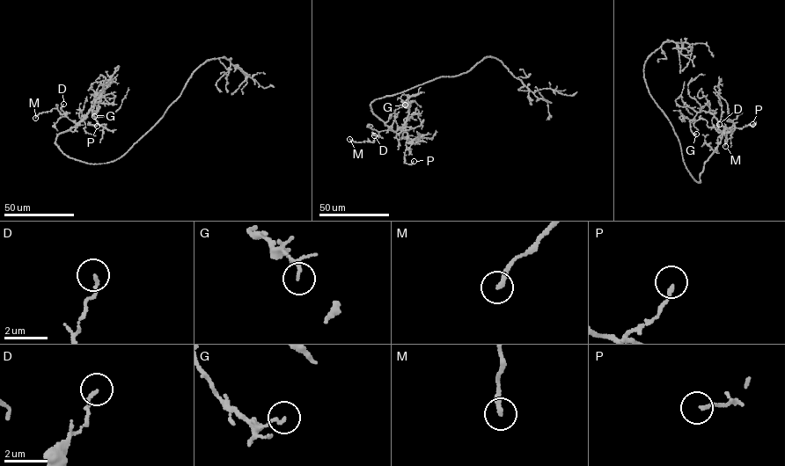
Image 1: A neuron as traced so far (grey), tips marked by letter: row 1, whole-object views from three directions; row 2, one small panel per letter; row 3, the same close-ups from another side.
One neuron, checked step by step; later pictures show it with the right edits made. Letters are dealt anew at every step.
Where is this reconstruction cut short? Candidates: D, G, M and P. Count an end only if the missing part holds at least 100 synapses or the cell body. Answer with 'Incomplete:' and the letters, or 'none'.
Incomplete: none

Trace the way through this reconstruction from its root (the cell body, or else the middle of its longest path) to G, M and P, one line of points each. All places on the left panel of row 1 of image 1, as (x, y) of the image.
G: (126, 153), (93, 164), (62, 151), (56, 135), (82, 120), (99, 97), (94, 116)
M: (126, 153), (114, 161), (97, 163), (69, 157), (55, 143), (55, 139), (76, 123), (56, 108), (35, 118)
P: (126, 153), (91, 163), (69, 157), (55, 143), (91, 110), (98, 124), (88, 125), (97, 126)

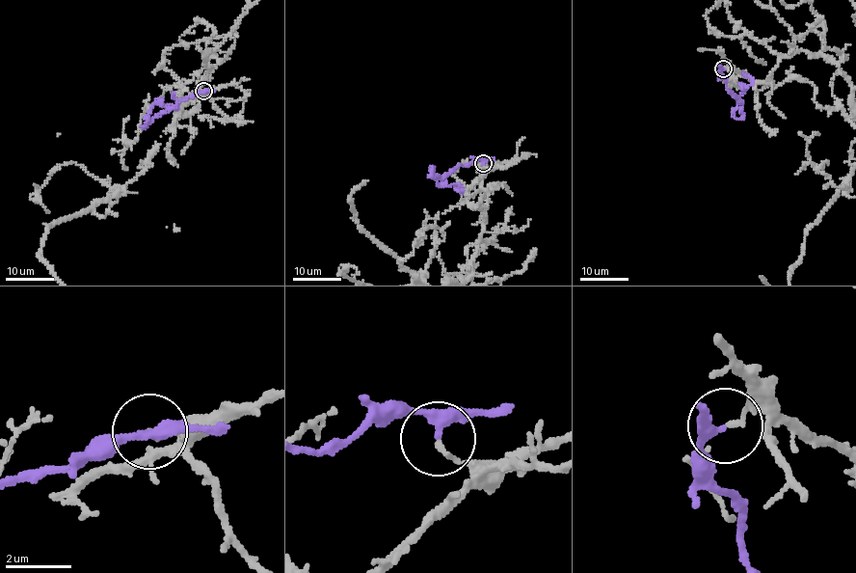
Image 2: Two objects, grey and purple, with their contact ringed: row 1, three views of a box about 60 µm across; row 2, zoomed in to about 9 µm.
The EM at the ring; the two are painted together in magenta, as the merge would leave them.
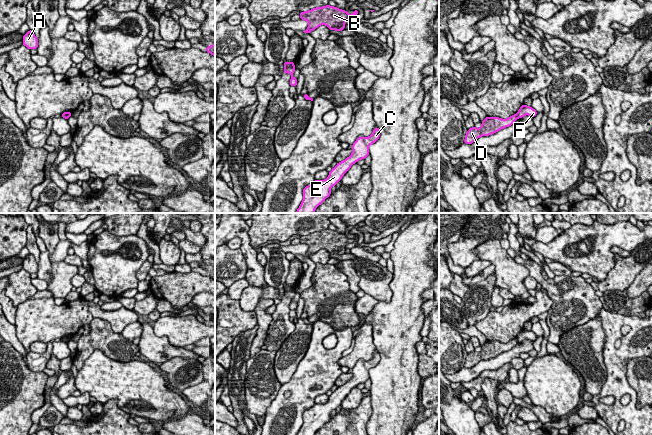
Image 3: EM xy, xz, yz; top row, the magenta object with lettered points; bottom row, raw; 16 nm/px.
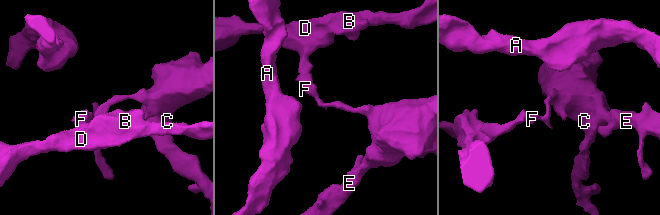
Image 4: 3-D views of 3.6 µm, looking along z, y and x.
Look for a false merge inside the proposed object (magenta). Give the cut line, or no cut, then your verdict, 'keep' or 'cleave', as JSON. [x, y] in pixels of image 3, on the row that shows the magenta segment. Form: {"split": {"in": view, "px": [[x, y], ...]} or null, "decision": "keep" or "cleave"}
{"split": {"in": "yz", "px": [[516, 114], [519, 117]]}, "decision": "cleave"}

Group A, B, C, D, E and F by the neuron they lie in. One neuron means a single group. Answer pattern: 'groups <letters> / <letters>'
groups A B D / C E F

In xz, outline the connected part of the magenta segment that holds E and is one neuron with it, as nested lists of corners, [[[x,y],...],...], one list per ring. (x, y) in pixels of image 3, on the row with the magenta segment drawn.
[[[378,127],[374,128],[369,137],[359,137],[352,145],[352,154],[337,165],[329,172],[325,180],[315,180],[303,189],[303,201],[296,213],[314,213],[315,209],[324,202],[332,193],[330,189],[341,181],[343,175],[350,167],[361,159],[369,155],[369,146],[375,143],[380,137]]]

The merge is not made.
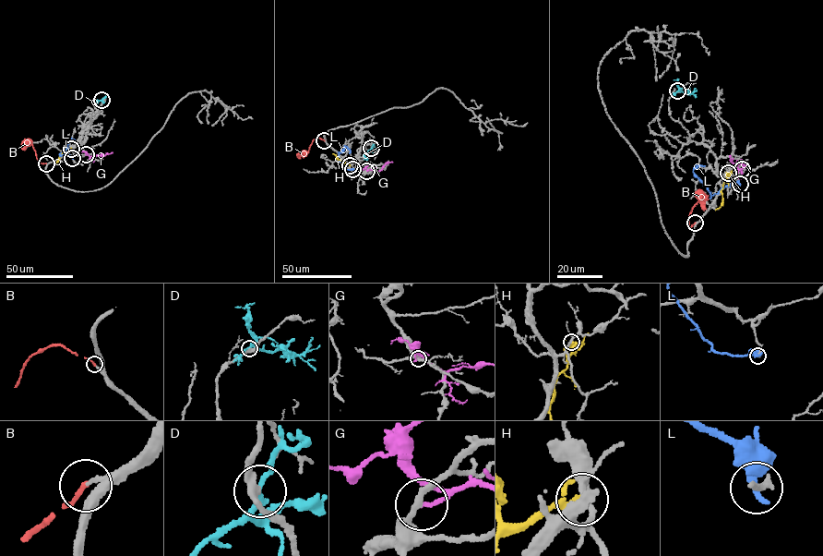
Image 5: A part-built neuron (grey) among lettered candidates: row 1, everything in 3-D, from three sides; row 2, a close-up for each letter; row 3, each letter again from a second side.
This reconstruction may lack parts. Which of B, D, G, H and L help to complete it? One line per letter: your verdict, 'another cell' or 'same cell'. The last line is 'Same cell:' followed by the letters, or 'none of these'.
B: same cell
D: another cell
G: another cell
H: another cell
L: another cell
Same cell: B

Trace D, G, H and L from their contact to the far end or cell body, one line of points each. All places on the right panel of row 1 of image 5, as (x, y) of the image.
D: (677, 91), (687, 91), (696, 97)
G: (742, 170), (744, 163), (733, 163), (731, 155)
H: (727, 173), (721, 190), (722, 204), (715, 210)
L: (740, 185), (737, 181), (733, 182), (711, 195), (693, 172), (698, 165), (704, 165)

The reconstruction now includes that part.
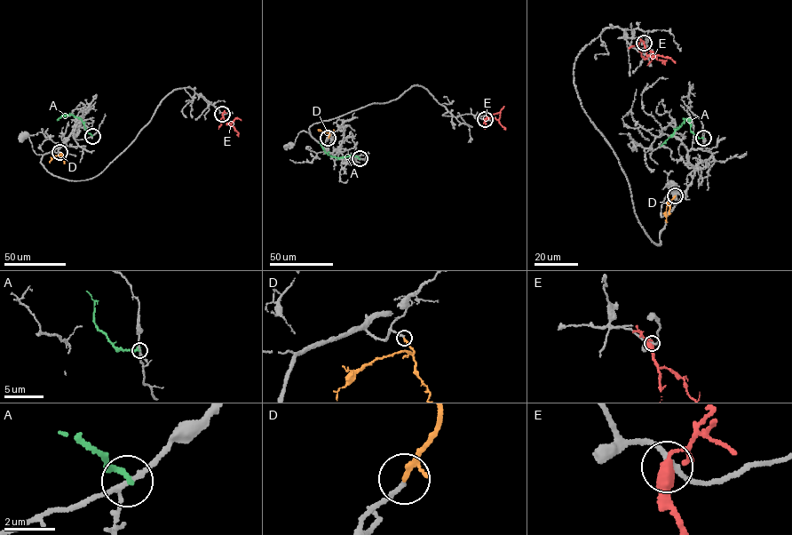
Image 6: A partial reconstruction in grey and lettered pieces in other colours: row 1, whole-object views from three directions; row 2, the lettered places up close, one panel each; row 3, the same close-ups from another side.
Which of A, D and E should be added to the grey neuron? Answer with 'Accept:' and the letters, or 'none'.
Accept: D

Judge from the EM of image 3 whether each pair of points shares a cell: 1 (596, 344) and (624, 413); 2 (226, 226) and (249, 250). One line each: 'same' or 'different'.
1: different
2: same

